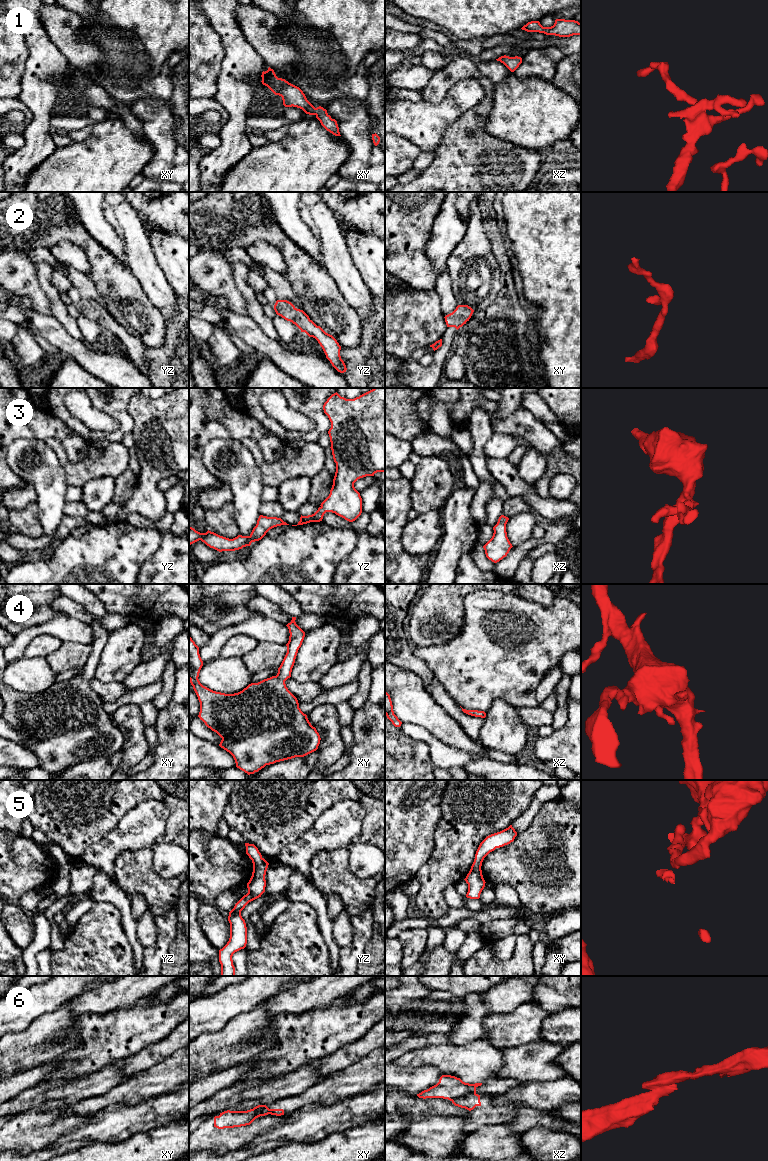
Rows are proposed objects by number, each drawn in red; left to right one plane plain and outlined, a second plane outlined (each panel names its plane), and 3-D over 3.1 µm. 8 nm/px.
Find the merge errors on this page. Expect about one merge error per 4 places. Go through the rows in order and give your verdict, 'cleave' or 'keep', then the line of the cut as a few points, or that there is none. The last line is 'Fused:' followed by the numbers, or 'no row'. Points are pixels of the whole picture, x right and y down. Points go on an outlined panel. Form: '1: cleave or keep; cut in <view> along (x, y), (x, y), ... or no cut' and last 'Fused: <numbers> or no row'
1: keep; no cut
2: keep; no cut
3: keep; no cut
4: keep; no cut
5: keep; no cut
6: cleave; cut in xz along (475, 1093), (456, 1097), (452, 1101)
Fused: 6

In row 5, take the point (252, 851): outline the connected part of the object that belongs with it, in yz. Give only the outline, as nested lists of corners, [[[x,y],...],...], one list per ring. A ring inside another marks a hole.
[[[245,843],[245,846],[246,854],[253,863],[253,872],[247,883],[248,893],[229,912],[230,938],[227,944],[219,950],[221,976],[235,976],[232,956],[235,952],[244,949],[247,944],[247,927],[245,920],[241,916],[241,911],[249,902],[261,897],[266,887],[265,875],[269,863],[262,857],[254,844]]]

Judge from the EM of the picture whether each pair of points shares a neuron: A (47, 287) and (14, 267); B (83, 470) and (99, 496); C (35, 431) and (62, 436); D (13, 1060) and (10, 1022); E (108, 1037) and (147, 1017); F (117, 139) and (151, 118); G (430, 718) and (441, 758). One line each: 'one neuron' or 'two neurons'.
A: two neurons
B: two neurons
C: one neuron
D: two neurons
E: one neuron
F: two neurons
G: two neurons

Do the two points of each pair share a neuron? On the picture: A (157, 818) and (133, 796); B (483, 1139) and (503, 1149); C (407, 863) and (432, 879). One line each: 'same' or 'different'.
A: different
B: same
C: different

